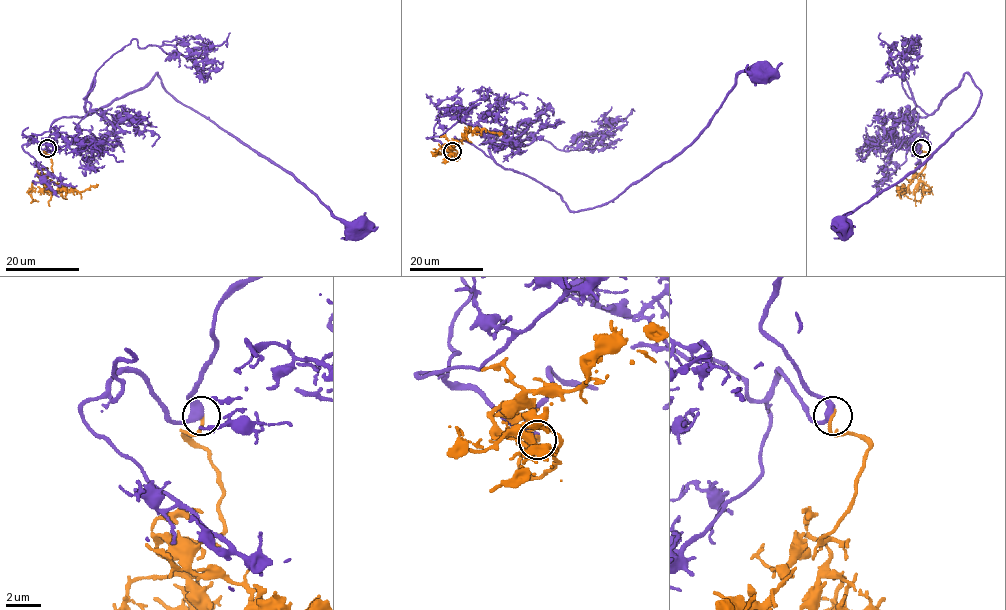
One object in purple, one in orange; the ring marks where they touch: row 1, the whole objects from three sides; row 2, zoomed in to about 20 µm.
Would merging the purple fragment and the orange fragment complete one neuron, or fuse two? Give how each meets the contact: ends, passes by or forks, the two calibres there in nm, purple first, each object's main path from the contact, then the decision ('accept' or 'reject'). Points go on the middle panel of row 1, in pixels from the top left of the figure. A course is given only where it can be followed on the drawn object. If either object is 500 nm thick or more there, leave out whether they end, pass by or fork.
purple passes by; orange ends; calibres 400 and 240 nm; course purple (452, 152), (455, 136), (547, 186), (571, 210), (590, 209), (677, 156), (740, 73), (762, 72); course orange (452, 152), (450, 159), (457, 156), (457, 152), (448, 151), (446, 146), (474, 130), (503, 133); accept

